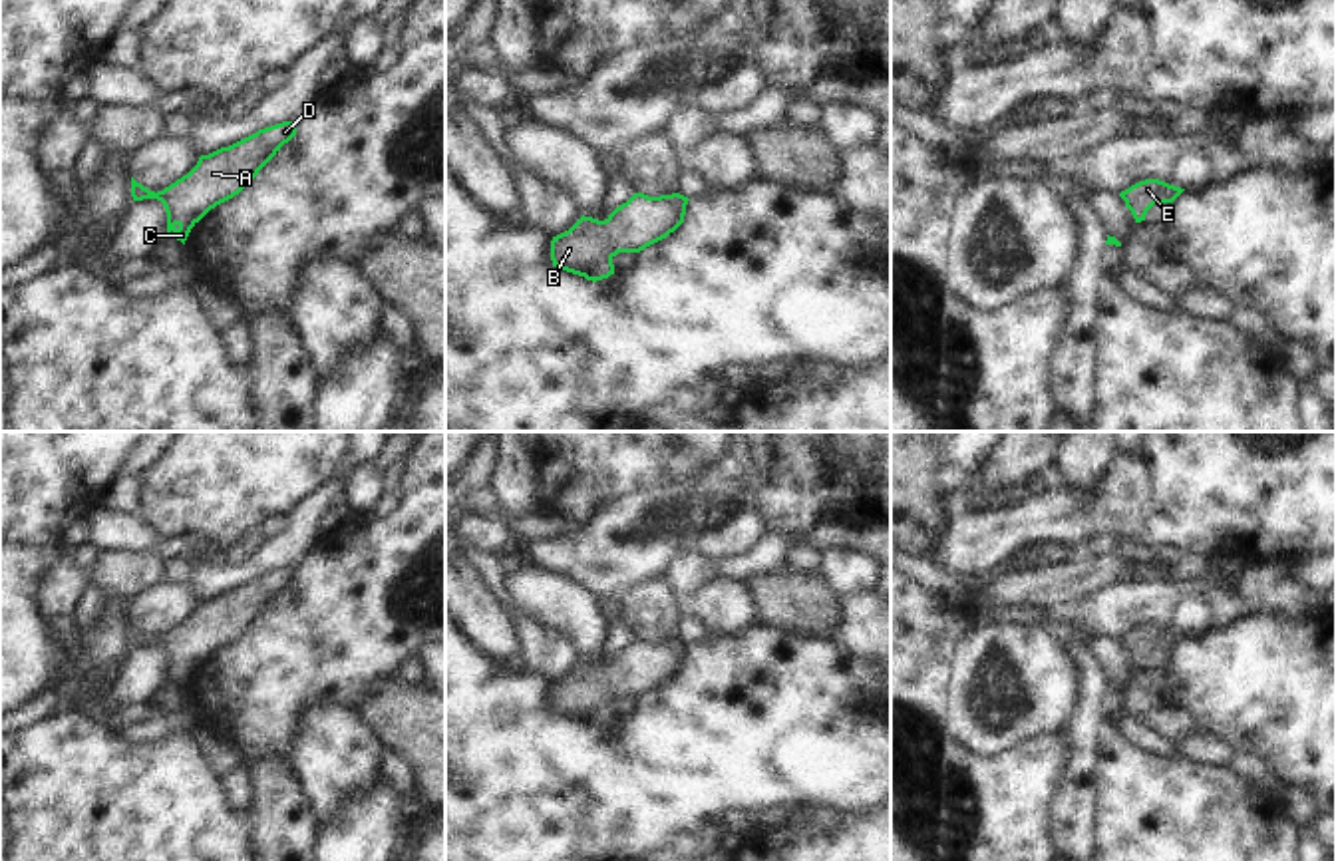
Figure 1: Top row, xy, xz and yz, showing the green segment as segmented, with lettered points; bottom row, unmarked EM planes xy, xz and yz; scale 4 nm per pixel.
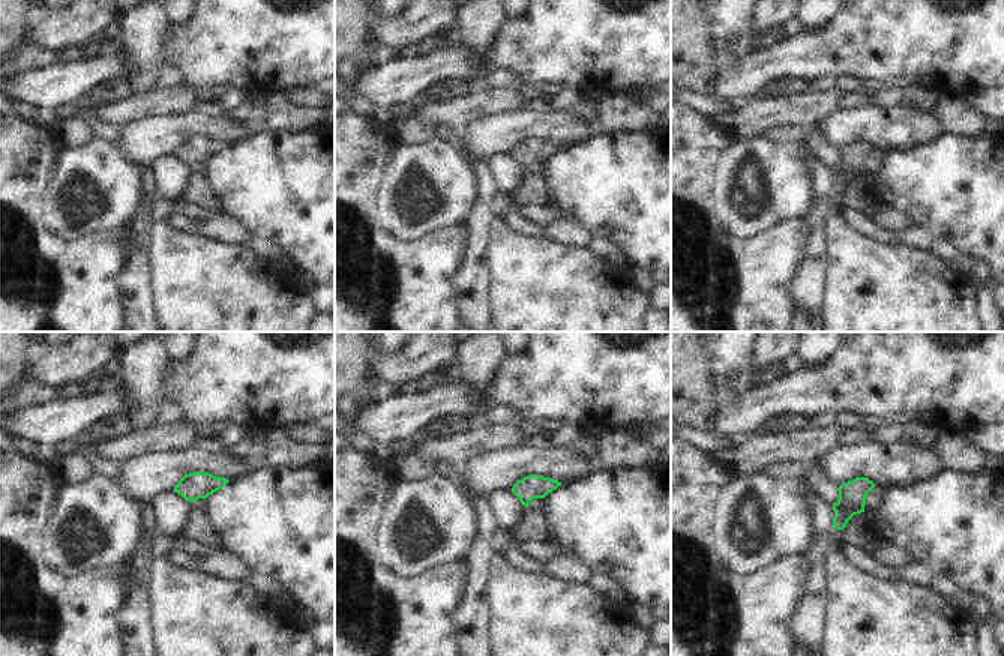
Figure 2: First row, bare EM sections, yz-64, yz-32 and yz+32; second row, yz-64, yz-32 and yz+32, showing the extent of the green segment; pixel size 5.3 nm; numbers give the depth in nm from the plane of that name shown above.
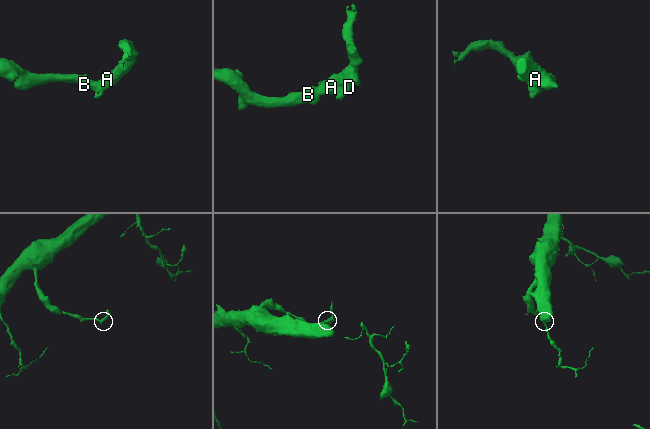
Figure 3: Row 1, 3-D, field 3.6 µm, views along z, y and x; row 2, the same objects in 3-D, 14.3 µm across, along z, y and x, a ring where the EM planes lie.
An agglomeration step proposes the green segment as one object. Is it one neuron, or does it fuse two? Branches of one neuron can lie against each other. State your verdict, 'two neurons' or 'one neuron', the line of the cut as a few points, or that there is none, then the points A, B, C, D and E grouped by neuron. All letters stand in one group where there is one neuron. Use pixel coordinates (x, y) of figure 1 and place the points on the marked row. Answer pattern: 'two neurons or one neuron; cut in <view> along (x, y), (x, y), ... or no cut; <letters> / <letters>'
one neuron; no cut; A B C D E

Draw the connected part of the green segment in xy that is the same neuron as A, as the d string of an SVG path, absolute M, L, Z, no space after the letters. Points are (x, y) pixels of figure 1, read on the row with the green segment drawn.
M282 121L209 155L165 187L149 191L131 177L133 201L157 199L167 213L167 235L185 245L191 229L217 205L239 195L258 171L296 135L296 121Z

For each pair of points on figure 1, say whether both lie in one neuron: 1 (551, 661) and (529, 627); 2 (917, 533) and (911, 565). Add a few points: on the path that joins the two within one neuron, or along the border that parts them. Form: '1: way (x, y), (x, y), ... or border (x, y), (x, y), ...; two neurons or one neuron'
1: way (549, 653), (537, 635); one neuron
2: border (911, 553), (917, 557); two neurons

